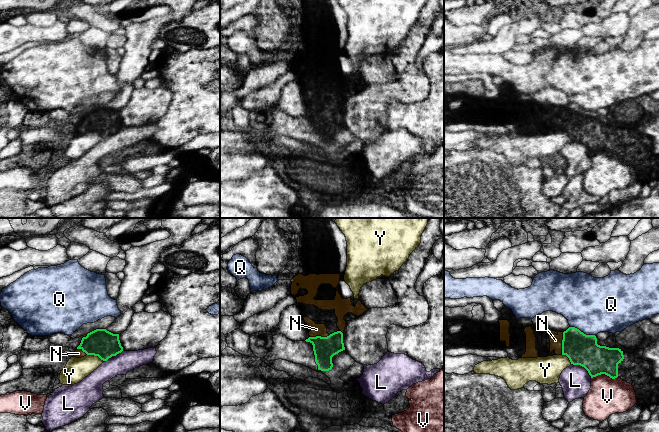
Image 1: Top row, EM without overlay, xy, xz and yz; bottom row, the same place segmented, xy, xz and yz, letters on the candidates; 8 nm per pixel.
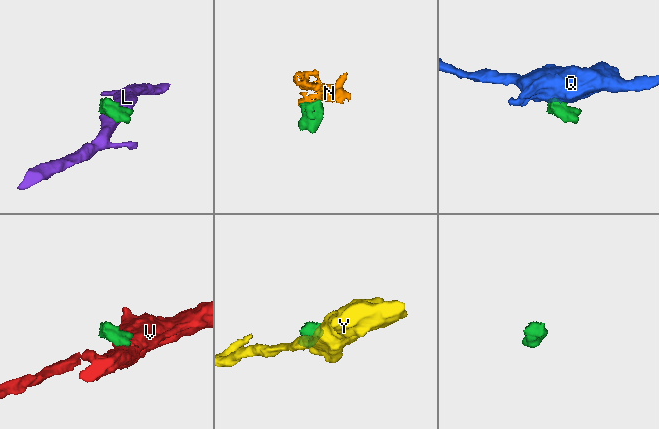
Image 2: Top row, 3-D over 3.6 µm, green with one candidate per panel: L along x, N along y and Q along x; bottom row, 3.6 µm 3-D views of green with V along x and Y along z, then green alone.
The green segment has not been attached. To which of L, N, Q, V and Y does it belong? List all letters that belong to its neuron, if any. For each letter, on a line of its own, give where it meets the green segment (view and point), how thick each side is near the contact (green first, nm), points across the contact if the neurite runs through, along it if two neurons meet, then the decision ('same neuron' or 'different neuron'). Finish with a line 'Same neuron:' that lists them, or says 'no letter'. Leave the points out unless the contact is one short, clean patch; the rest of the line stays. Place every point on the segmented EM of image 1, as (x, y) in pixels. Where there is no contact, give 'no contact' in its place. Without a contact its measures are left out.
L: yz (582, 366) | 260/240 nm | different neuron
N: yz (562, 343) | 260/100 nm | across yz (581, 349), (573, 343), (562, 343), (555, 340) | same neuron
Q: yz (582, 332) | 260/440 nm | along yz (570, 326), (574, 326), (586, 334), (594, 335) | different neuron
V: yz (604, 373) | 240/300 nm | along yz (617, 376), (612, 378), (604, 374), (598, 374), (591, 378) | different neuron
Y: xy (95, 355) | 220/190 nm | along xy (87, 354), (93, 354), (103, 360) | different neuron
Same neuron: N

